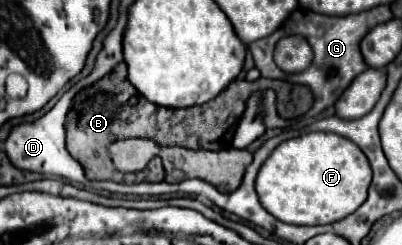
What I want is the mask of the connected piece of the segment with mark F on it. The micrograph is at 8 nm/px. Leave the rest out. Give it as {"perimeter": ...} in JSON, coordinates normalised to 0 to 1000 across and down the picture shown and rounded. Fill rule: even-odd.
{"perimeter":[[[766,539],[701,580],[652,669],[637,784],[652,841],[697,906],[781,922],[826,914],[886,865],[925,743],[920,661],[905,620],[866,563],[826,539]]]}

